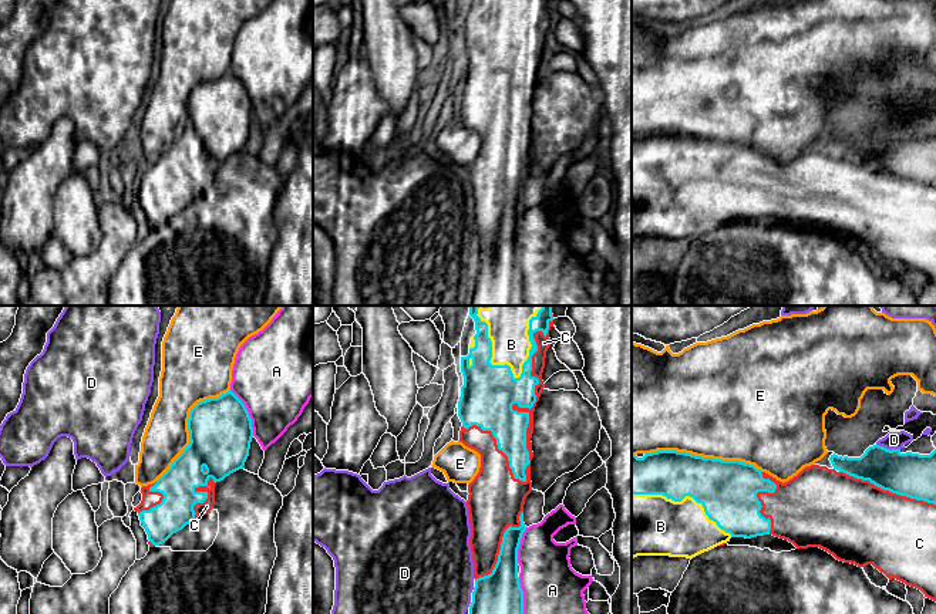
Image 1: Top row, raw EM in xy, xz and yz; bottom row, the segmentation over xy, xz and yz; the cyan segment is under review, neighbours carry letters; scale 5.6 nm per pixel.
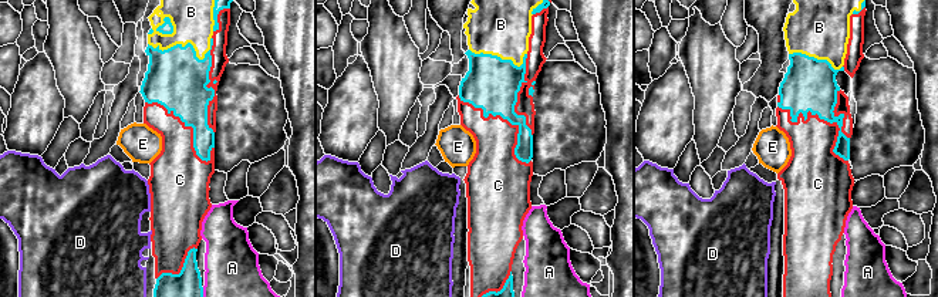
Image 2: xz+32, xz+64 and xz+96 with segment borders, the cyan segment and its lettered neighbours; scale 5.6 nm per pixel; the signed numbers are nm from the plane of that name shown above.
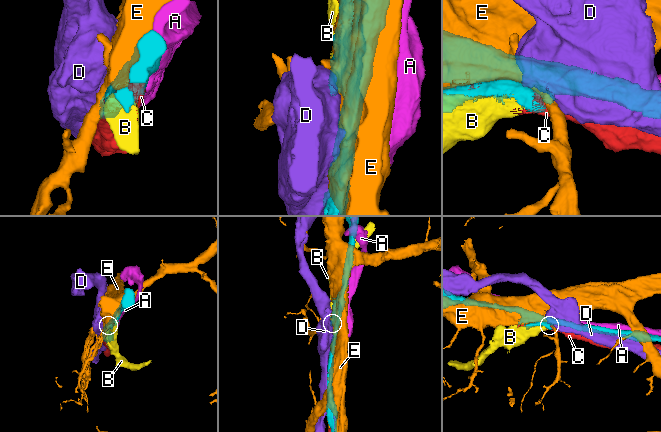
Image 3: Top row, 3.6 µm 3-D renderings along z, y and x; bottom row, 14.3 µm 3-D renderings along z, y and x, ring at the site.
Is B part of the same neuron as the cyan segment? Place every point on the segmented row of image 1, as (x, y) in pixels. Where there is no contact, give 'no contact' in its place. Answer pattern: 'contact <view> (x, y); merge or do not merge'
contact xz (531, 343); do not merge

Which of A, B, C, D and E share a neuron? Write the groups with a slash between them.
A / B C / D / E

